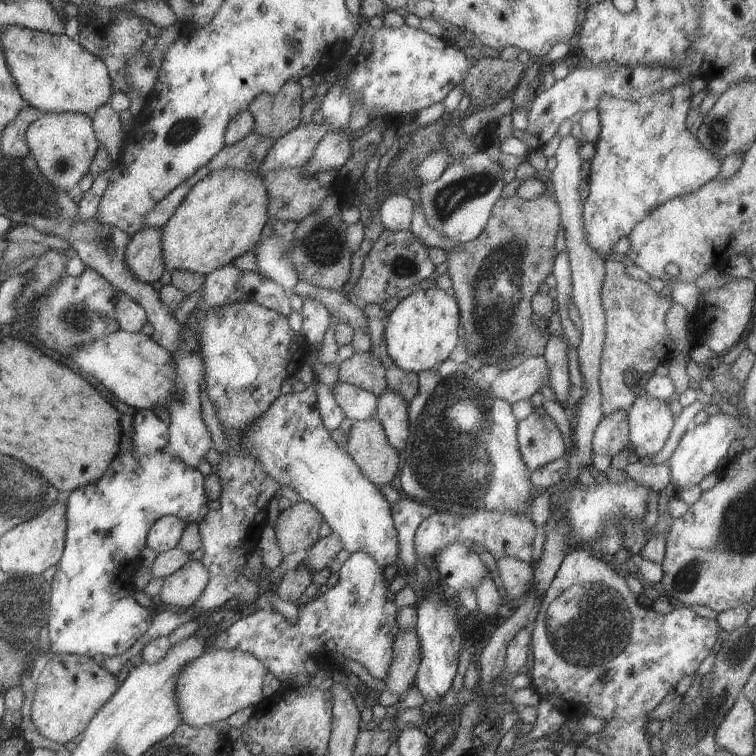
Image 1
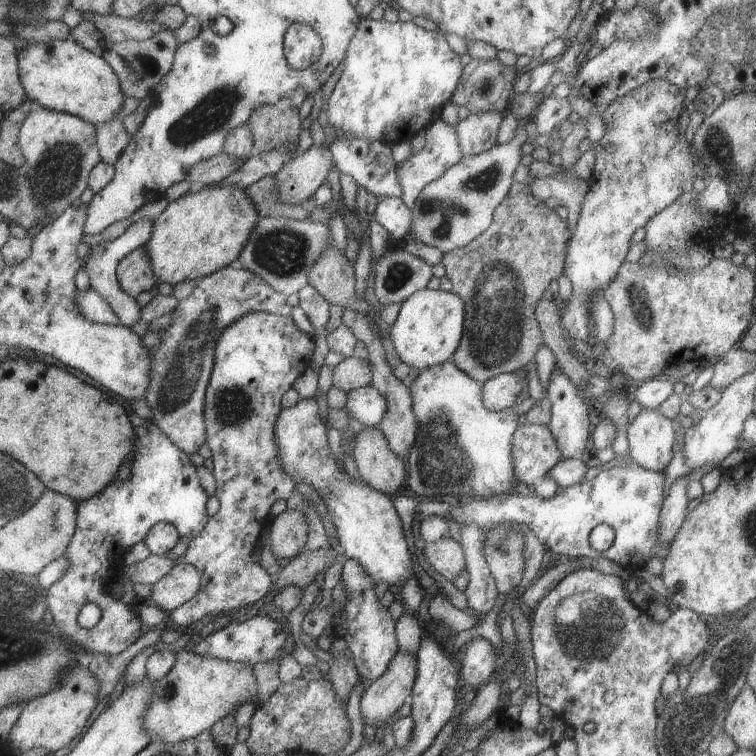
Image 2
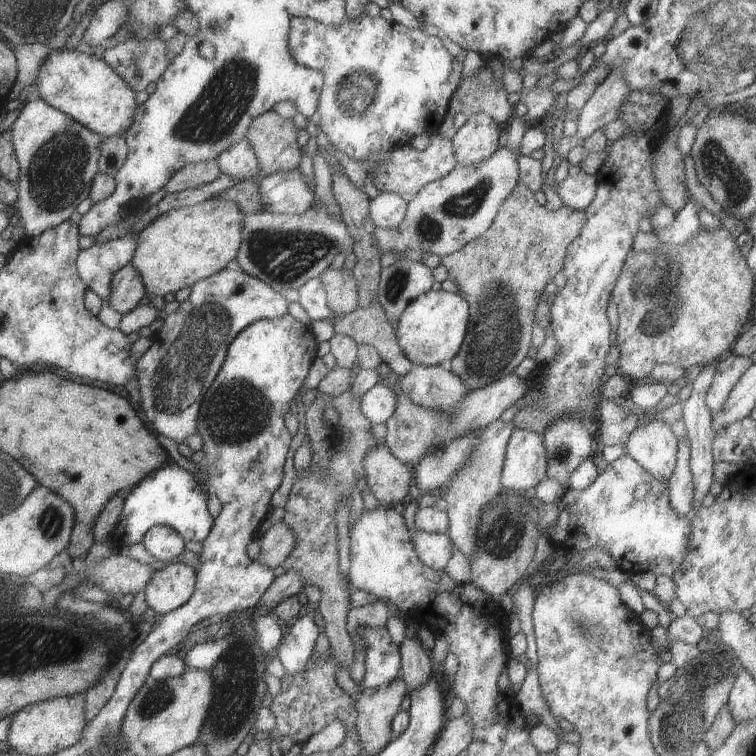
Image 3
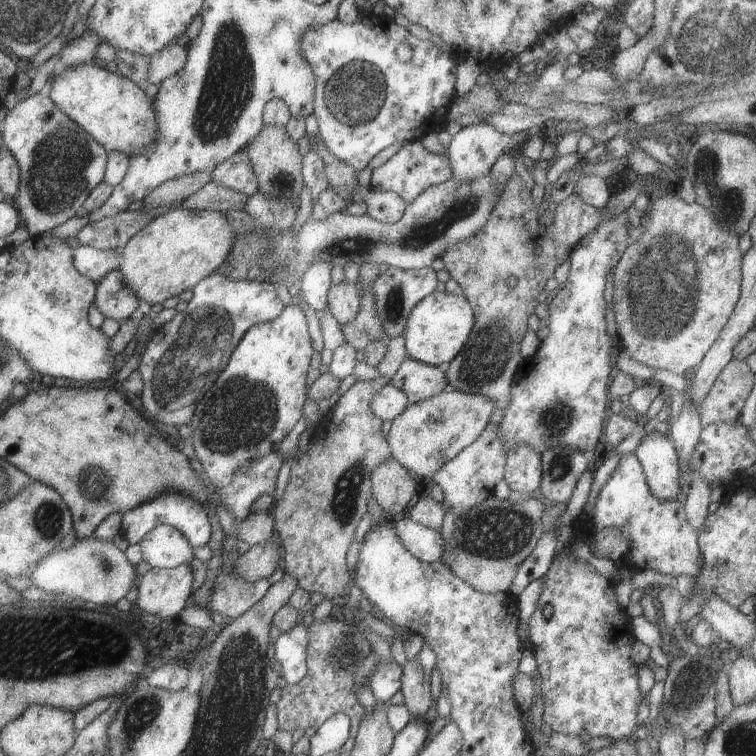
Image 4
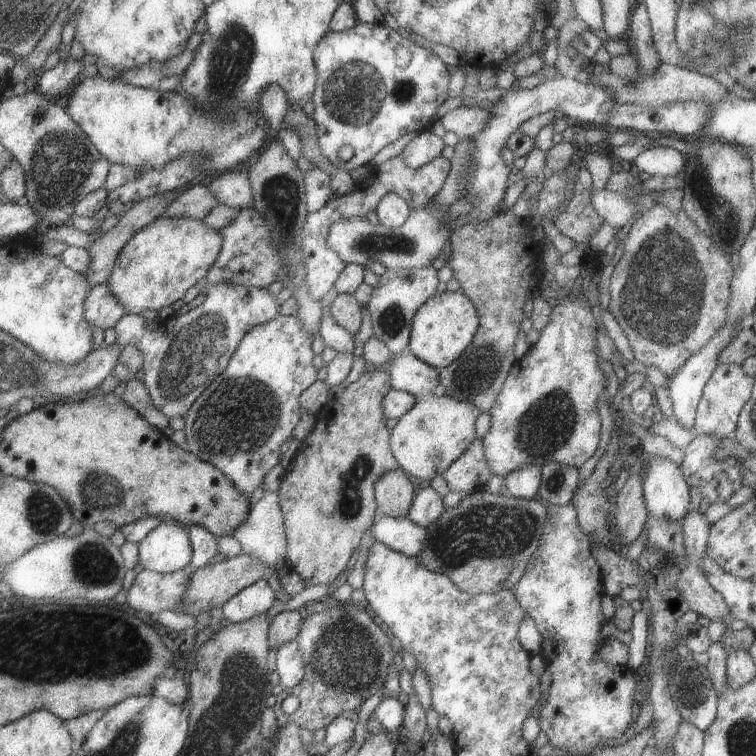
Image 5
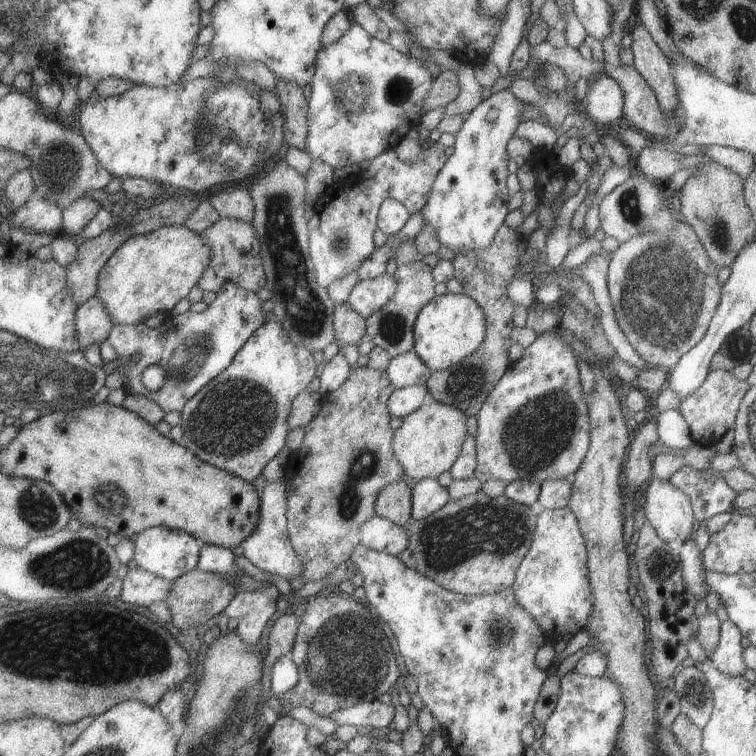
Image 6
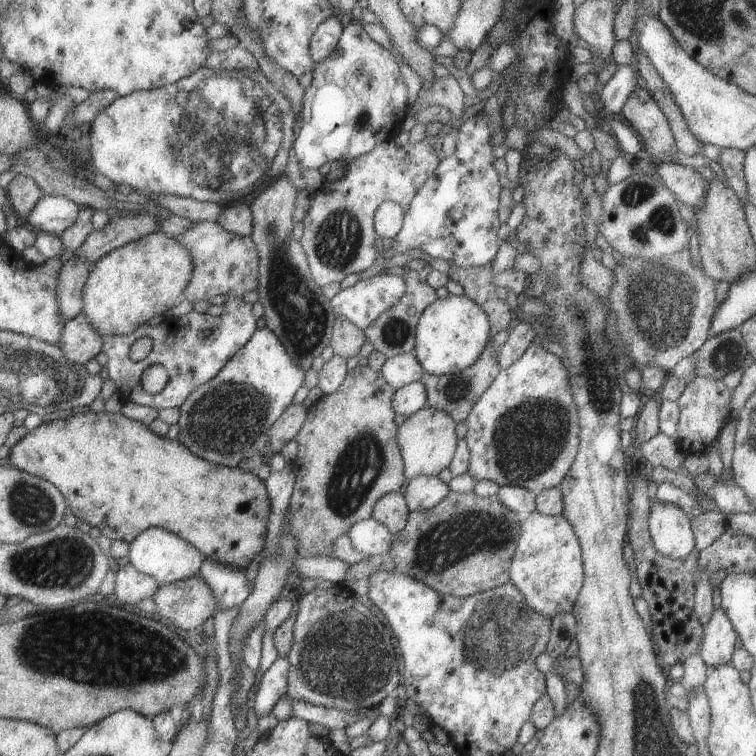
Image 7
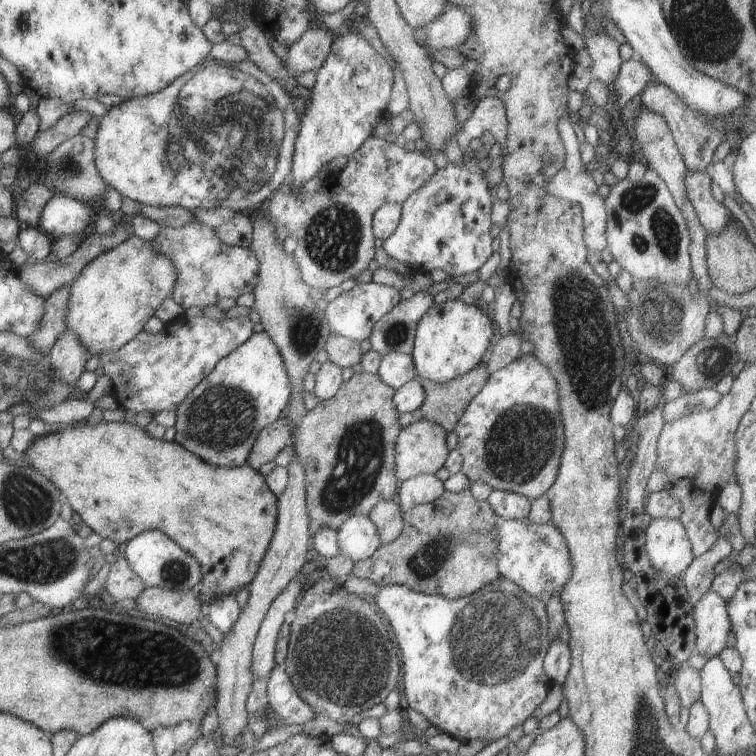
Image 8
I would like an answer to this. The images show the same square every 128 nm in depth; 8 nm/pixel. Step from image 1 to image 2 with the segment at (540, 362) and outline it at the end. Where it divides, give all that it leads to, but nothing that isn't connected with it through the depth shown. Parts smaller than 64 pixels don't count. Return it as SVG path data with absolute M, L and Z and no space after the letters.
M499 373L483 382L481 398L487 410L503 410L524 395L523 387L527 381L521 379L519 373Z

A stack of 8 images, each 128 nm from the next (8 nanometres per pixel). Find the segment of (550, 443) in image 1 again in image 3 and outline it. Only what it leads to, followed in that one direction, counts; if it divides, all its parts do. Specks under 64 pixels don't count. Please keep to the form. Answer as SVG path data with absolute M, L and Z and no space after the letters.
M513 429L507 441L500 472L502 488L521 492L546 476L547 455L543 437L535 431Z

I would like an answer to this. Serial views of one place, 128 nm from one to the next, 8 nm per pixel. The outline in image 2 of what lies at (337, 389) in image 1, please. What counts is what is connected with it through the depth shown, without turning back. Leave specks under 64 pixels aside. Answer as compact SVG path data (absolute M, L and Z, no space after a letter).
M371 384L346 392L344 406L348 415L369 427L376 425L386 411L382 394Z

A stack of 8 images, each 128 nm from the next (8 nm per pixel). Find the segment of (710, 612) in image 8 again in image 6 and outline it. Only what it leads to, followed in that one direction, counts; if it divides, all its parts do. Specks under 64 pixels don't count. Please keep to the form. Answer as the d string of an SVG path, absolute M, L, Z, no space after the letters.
M729 619L720 622L720 637L709 660L724 675L742 676L747 669L742 657L744 648L739 643L741 636L741 631Z

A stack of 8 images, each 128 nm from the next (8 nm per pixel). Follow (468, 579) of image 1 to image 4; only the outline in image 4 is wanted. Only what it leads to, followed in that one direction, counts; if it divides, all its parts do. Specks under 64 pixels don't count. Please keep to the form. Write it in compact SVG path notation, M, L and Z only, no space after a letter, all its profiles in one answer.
M395 517L395 532L403 546L421 562L439 561L444 553L444 540L438 530L413 522L410 517Z

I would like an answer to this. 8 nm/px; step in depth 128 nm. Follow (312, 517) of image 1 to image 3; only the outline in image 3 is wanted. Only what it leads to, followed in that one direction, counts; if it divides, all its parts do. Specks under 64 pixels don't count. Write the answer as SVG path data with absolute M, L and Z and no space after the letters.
M279 521L273 524L261 536L260 553L255 561L259 561L262 565L274 569L280 565L293 550L295 539L291 529Z

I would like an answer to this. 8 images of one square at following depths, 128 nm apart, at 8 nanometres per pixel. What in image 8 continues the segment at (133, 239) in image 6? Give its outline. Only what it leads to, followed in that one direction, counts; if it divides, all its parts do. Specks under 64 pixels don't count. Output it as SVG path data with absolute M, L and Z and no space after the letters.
M129 235L127 240L88 262L80 270L79 276L71 282L70 293L68 294L66 329L48 350L50 365L56 372L57 379L61 379L68 385L75 384L92 354L100 356L101 353L115 350L131 340L142 330L146 320L154 315L155 309L170 296L175 281L176 272L169 258L164 257L163 253L154 249L151 241L135 235Z

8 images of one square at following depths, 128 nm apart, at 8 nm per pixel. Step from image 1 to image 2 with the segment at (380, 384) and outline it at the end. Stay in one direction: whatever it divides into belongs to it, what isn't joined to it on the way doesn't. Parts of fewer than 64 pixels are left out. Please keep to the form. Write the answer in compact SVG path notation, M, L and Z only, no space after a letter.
M345 357L332 369L332 384L344 393L369 385L372 382L370 362L368 359Z

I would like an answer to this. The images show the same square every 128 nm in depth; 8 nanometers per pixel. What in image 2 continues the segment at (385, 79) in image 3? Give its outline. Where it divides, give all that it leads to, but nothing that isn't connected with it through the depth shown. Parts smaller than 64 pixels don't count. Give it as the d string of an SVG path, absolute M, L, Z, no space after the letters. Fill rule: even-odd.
M370 17L361 18L349 41L343 62L344 69L327 98L326 120L331 127L348 132L347 138L383 141L395 144L409 141L419 129L439 119L441 105L457 86L462 67L460 55L449 49L443 33L428 31L409 21L390 23ZM293 23L283 36L283 54L294 69L316 66L321 53L319 35L307 23Z

